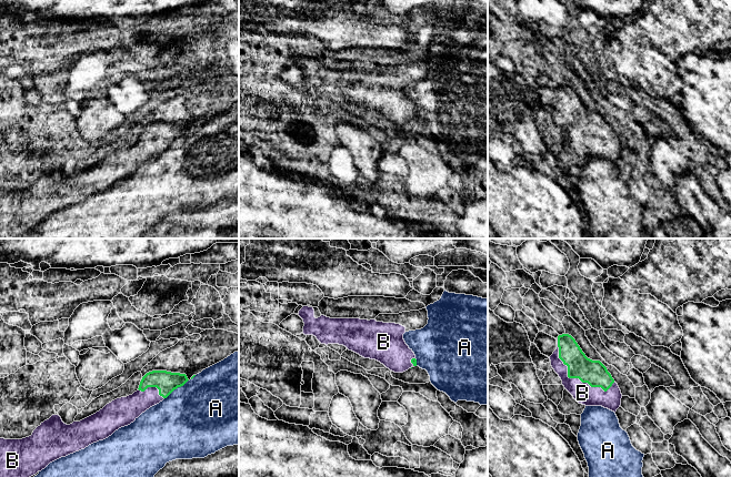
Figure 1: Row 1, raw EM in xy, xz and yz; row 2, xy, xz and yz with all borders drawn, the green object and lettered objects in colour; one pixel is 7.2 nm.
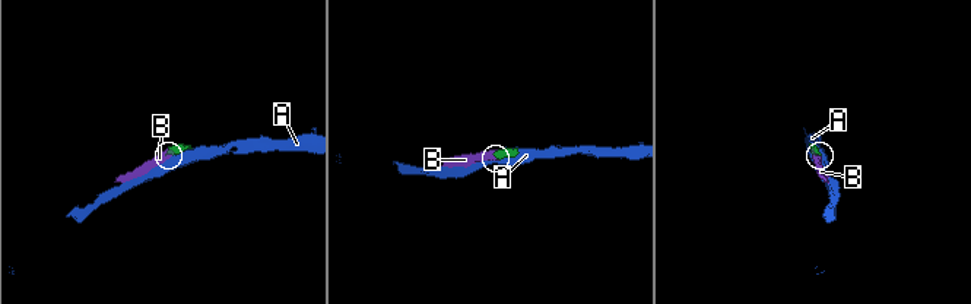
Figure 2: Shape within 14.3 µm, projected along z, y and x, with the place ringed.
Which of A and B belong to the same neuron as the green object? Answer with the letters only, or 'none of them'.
B

